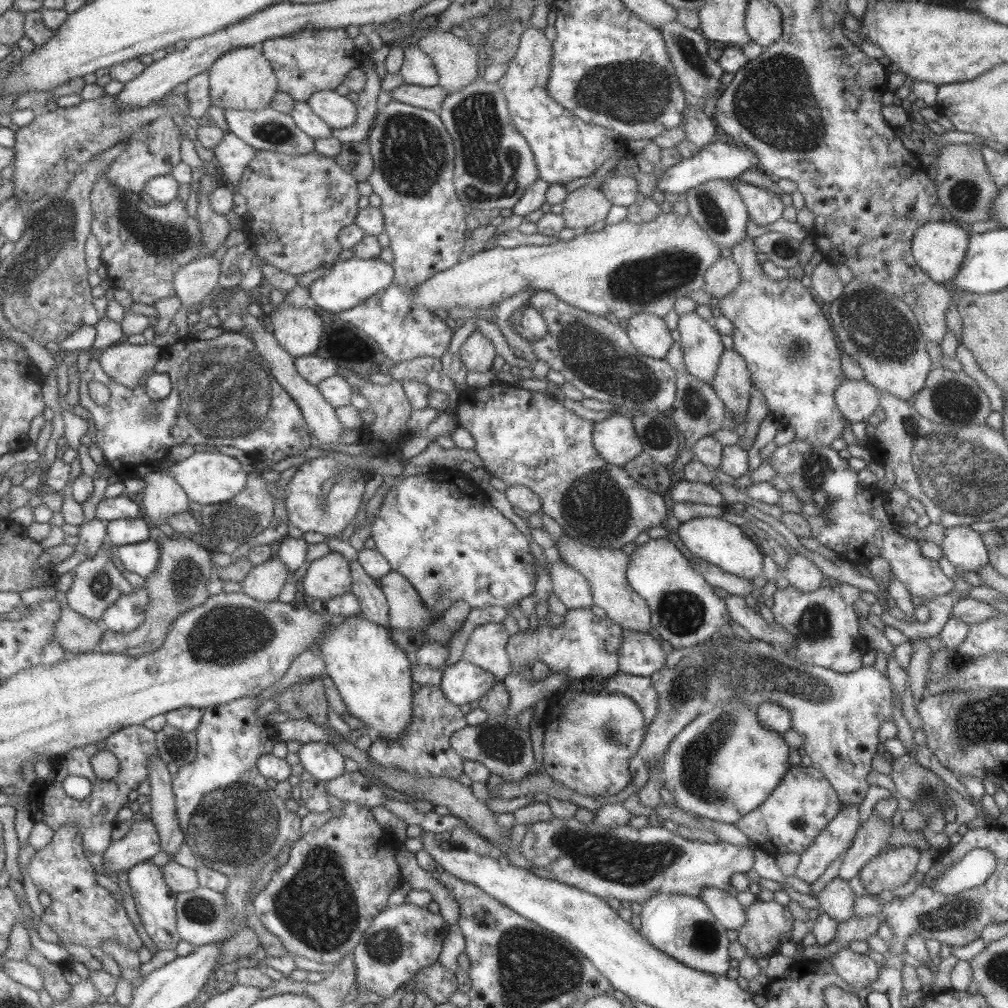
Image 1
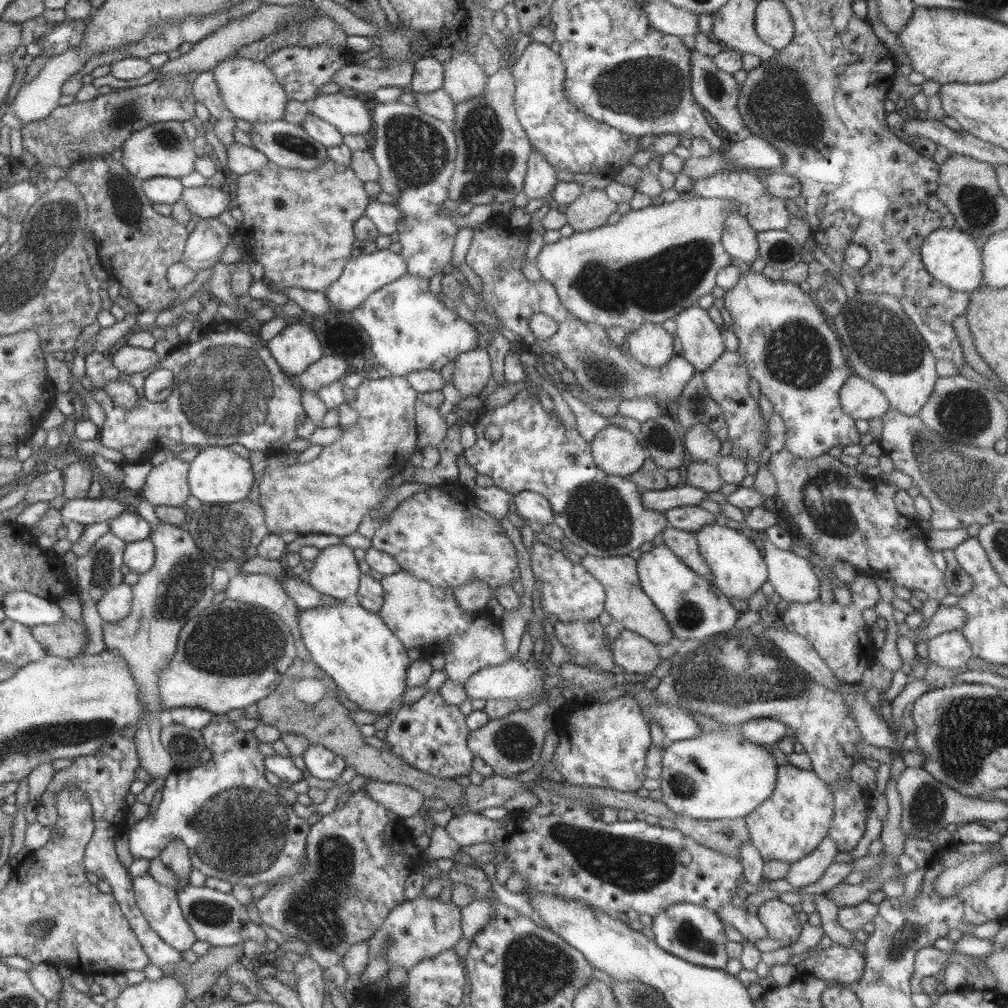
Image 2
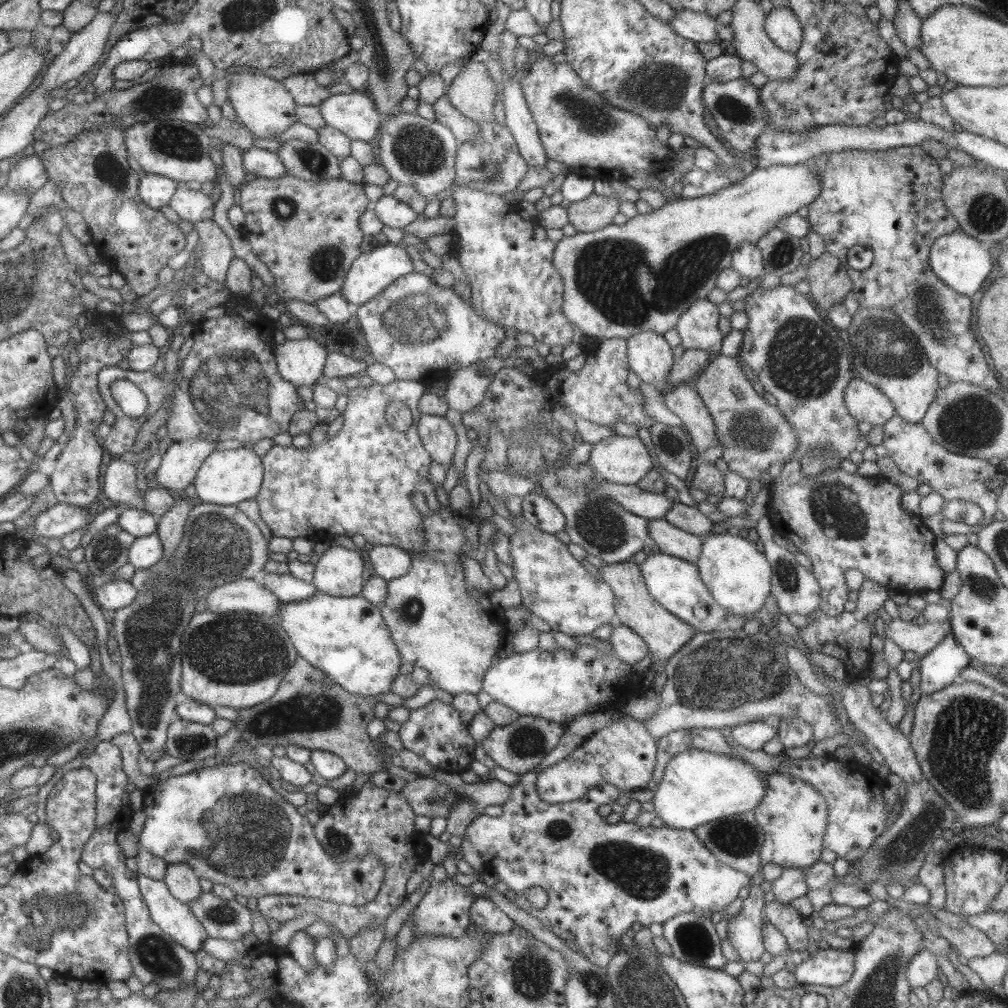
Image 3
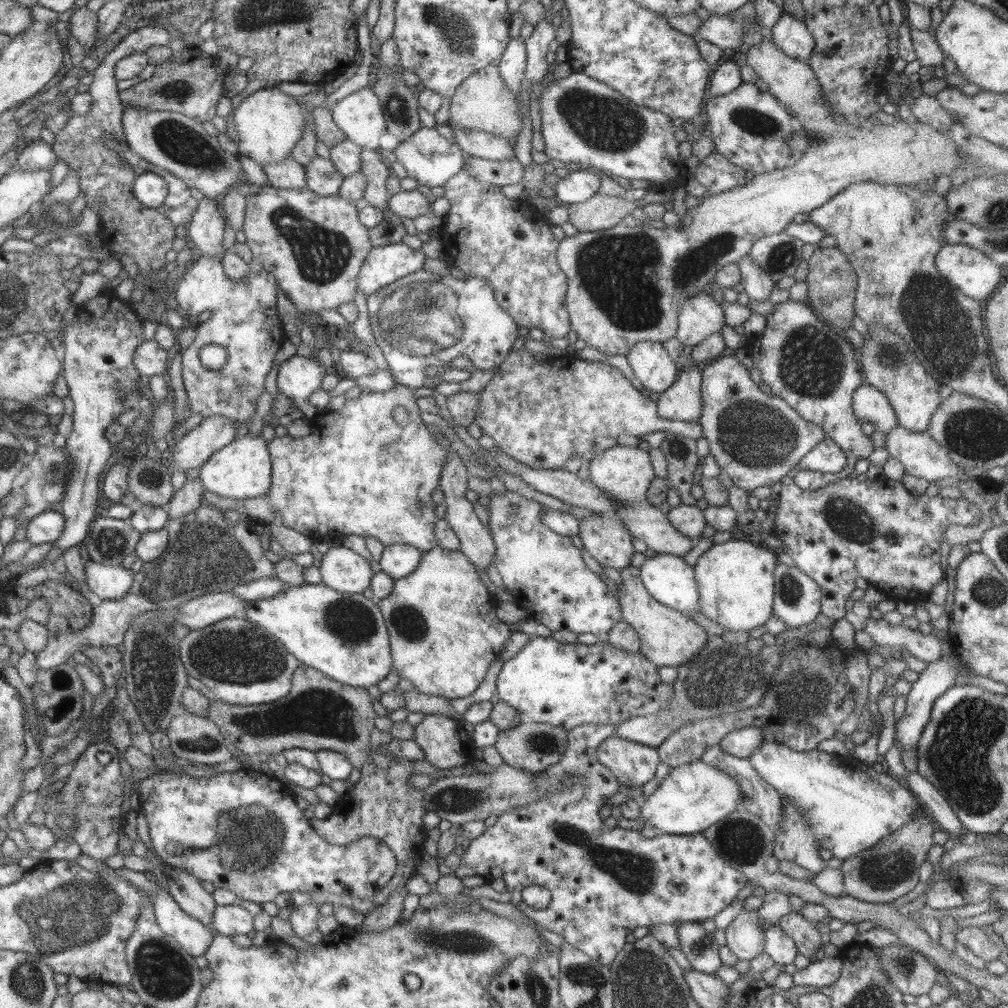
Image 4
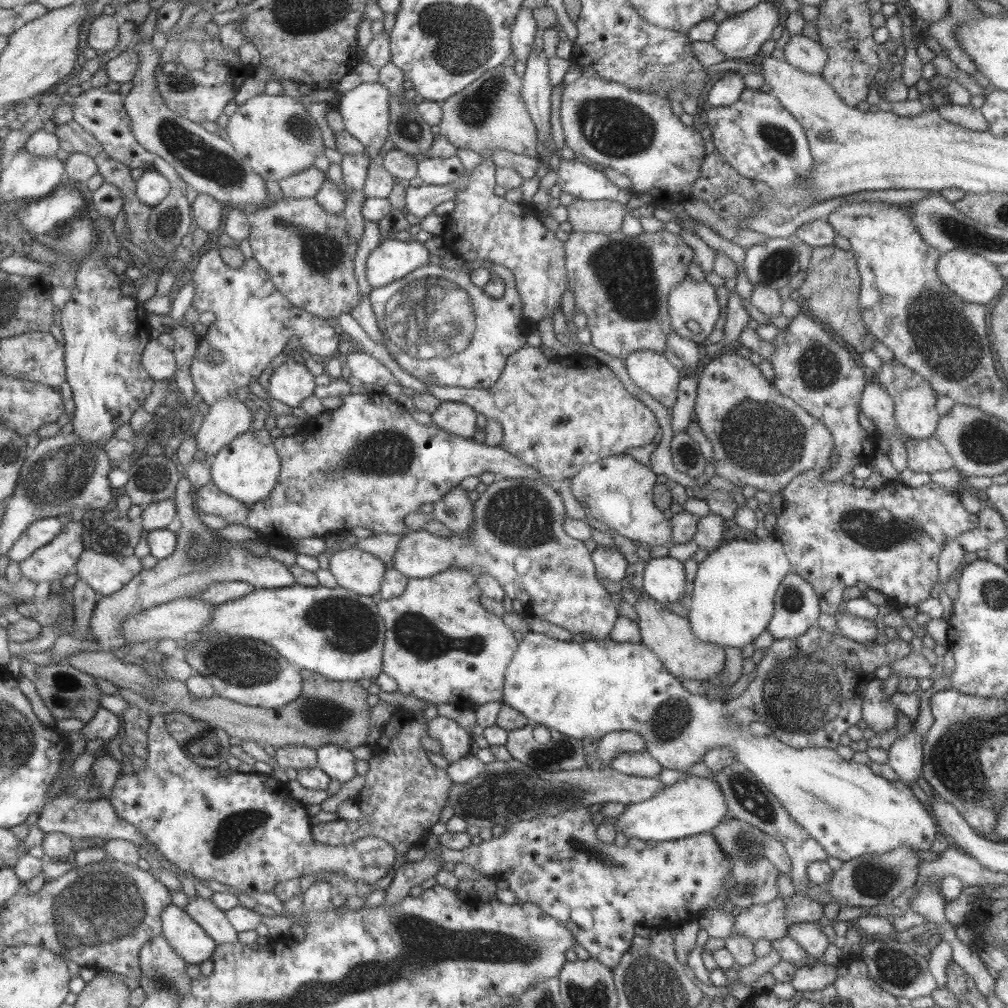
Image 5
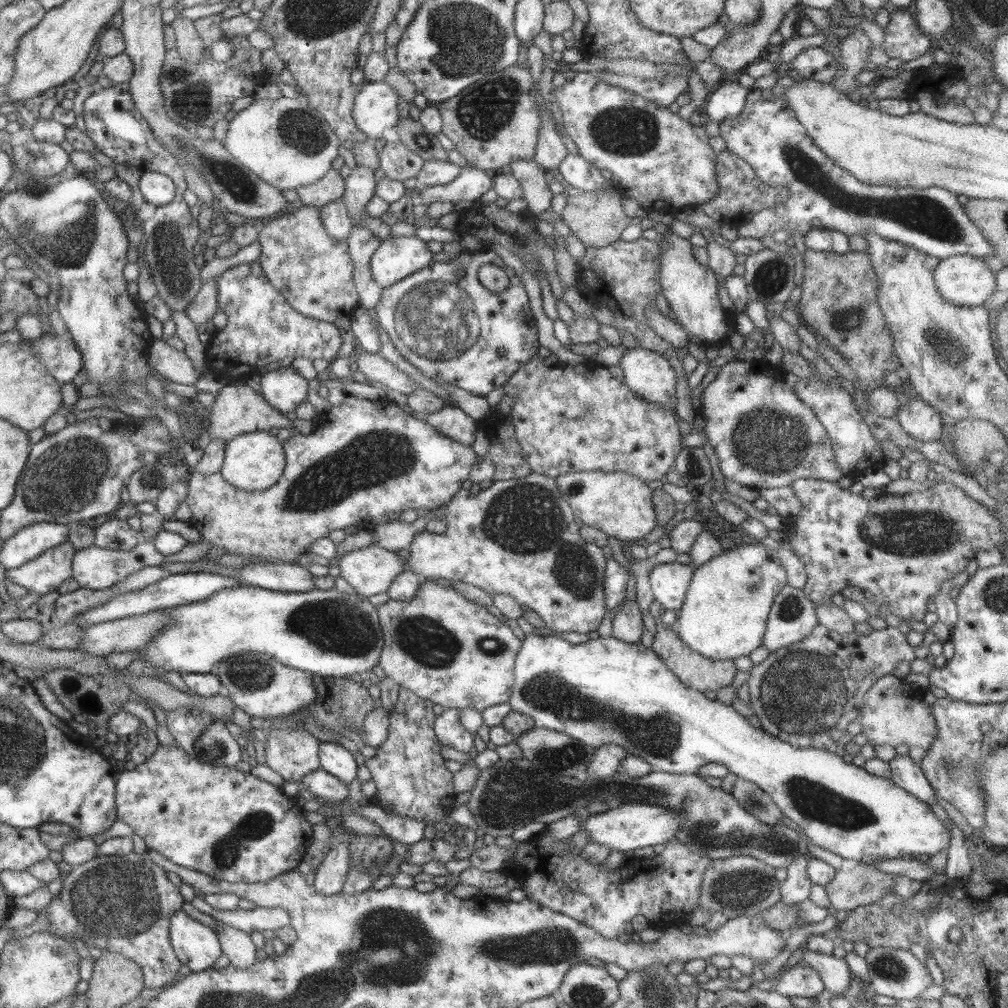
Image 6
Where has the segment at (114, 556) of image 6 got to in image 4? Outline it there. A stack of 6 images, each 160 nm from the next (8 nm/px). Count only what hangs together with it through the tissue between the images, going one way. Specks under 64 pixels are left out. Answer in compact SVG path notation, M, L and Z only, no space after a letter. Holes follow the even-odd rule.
M92 560L85 563L85 584L103 600L117 600L131 588L134 574L121 565L106 566Z

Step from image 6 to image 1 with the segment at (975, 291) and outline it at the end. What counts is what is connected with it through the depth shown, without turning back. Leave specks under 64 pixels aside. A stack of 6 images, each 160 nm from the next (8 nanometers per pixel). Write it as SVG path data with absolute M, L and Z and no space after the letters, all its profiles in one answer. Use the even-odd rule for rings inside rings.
M953 220L929 221L919 226L913 233L910 240L911 254L931 281L935 283L951 281L965 254L968 235L968 229Z

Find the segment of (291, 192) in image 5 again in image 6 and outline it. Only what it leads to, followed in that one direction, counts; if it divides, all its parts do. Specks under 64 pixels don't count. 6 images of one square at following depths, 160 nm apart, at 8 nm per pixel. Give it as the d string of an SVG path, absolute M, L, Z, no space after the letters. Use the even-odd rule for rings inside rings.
M332 167L315 182L294 188L299 202L314 206L319 210L324 204L341 198L344 191L344 180Z

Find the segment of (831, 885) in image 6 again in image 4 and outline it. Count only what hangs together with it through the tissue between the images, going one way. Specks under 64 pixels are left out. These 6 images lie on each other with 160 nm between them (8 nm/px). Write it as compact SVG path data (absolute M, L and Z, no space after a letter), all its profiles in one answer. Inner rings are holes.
M920 806L915 816L901 824L897 832L881 838L873 847L845 858L839 868L843 875L845 895L862 902L891 904L907 894L918 882L919 866L925 862L927 851L934 845L932 836L935 830L932 818Z

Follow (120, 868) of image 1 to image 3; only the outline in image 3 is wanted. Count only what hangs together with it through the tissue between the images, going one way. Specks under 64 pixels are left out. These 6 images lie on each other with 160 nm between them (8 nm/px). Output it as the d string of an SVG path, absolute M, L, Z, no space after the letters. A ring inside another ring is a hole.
M227 762L218 767L194 769L182 776L169 775L166 780L158 782L153 788L145 790L143 796L142 811L145 813L145 823L143 823L143 830L141 830L138 837L139 848L147 850L147 853L151 853L153 856L161 858L167 863L188 864L198 878L205 878L212 883L219 883L220 885L226 886L235 895L246 896L246 899L251 898L251 896L259 899L267 895L278 897L280 894L294 894L307 897L308 899L330 901L334 904L362 906L375 898L374 896L377 894L378 888L383 882L383 865L373 855L365 855L361 859L345 860L341 863L337 863L329 855L325 855L325 851L321 849L321 845L315 839L311 824L309 824L306 816L298 814L293 804L289 804L279 794L275 793L275 790L268 784L260 768L251 768L245 762Z

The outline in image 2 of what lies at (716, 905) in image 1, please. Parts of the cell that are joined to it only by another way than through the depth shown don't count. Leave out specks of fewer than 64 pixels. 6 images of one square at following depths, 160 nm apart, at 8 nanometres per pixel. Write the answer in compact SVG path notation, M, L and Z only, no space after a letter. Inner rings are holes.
M731 903L721 904L716 912L719 921L724 924L733 926L735 930L741 933L743 938L751 941L763 940L767 935L761 921L755 914L749 914L744 907L735 907Z

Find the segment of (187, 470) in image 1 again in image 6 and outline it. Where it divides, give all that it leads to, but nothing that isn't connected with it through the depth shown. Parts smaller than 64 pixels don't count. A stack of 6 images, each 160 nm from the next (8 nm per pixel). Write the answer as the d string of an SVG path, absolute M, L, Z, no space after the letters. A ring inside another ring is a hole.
M256 431L235 436L226 443L224 457L219 472L225 482L237 490L260 492L273 486L281 476L285 466L285 457L281 443L267 431Z

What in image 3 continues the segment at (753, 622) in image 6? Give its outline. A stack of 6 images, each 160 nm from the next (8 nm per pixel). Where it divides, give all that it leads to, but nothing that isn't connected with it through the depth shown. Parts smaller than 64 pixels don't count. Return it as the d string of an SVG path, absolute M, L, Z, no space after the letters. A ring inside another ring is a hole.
M728 532L709 534L701 545L700 555L695 563L699 578L729 615L749 619L755 611L764 606L765 597L770 593L771 566L764 554L757 550L753 542L745 539L742 533L731 535Z

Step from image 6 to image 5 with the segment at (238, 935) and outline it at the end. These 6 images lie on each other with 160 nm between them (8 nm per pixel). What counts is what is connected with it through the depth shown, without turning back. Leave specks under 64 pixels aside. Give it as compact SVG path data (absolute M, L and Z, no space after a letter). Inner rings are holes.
M189 898L188 904L182 910L199 925L211 940L217 945L223 943L237 943L237 933L227 921L223 911L216 908L209 899Z

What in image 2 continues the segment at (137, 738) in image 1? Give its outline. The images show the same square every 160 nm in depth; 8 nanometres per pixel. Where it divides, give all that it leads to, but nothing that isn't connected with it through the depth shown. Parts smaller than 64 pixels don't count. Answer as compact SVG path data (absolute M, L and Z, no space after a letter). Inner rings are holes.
M113 732L101 743L101 746L91 755L90 760L76 757L69 768L55 771L46 790L41 794L37 805L34 806L36 822L51 829L57 819L55 799L67 785L75 785L83 791L87 801L91 804L91 817L93 817L93 836L85 846L83 864L86 872L93 872L99 880L104 880L112 890L113 899L120 907L120 912L127 920L131 930L135 933L139 944L145 951L149 963L161 968L163 965L172 965L181 959L180 952L165 944L159 935L141 915L132 889L132 877L127 868L123 868L116 856L114 838L124 830L125 819L130 813L125 797L129 792L130 784L135 781L138 756L134 738L124 737L120 732Z

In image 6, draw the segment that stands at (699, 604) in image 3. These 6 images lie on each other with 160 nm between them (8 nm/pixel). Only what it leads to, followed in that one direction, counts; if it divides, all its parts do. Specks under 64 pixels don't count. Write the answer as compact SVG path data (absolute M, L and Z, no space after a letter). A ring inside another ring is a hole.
M674 560L656 564L648 574L654 600L667 610L677 611L684 601L693 572L691 566Z

